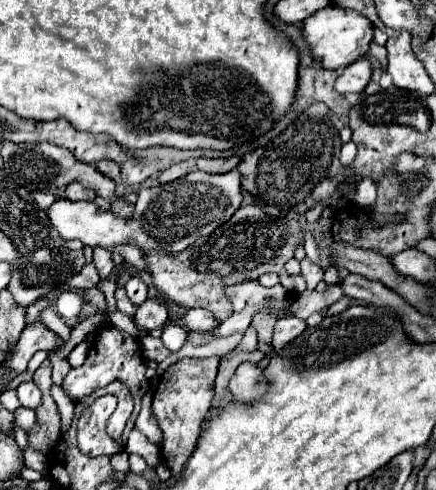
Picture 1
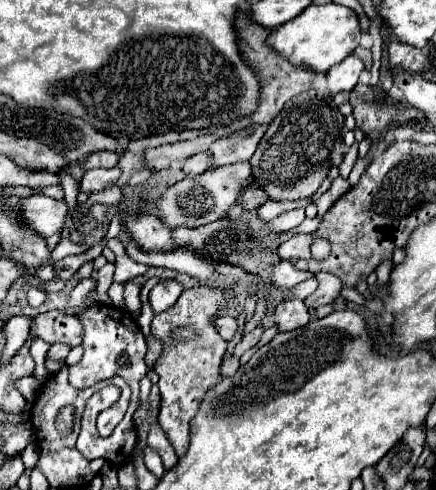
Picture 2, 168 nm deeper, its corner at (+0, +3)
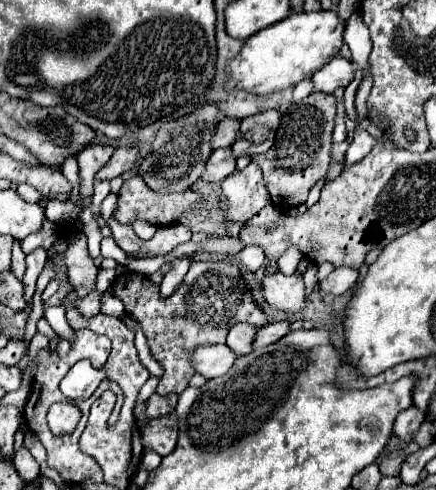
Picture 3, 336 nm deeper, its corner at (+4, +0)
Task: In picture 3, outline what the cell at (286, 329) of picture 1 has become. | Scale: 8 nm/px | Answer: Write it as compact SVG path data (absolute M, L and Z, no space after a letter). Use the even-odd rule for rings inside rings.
M280 271L262 279L264 297L270 307L282 313L298 315L304 309L304 281L298 273L286 277Z

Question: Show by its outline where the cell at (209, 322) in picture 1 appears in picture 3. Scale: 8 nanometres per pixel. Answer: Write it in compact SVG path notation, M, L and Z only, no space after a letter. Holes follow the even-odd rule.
M236 323L230 333L228 333L228 347L236 353L236 355L246 355L250 353L250 345L254 341L256 335L256 327L250 323Z

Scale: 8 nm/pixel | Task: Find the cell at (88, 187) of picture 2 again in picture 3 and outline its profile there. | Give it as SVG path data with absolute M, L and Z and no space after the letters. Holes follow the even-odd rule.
M116 149L112 159L96 173L96 181L110 181L114 177L120 177L126 173L126 161L128 161L128 171L132 171L134 161L136 161L138 151L136 149Z

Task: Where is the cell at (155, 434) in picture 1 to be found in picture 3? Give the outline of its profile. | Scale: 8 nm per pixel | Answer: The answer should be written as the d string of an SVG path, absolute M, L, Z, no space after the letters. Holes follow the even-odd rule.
M146 449L144 455L142 455L142 467L144 467L146 471L156 469L156 467L160 465L160 461L162 461L162 457L160 457L156 451L152 451L152 449Z

